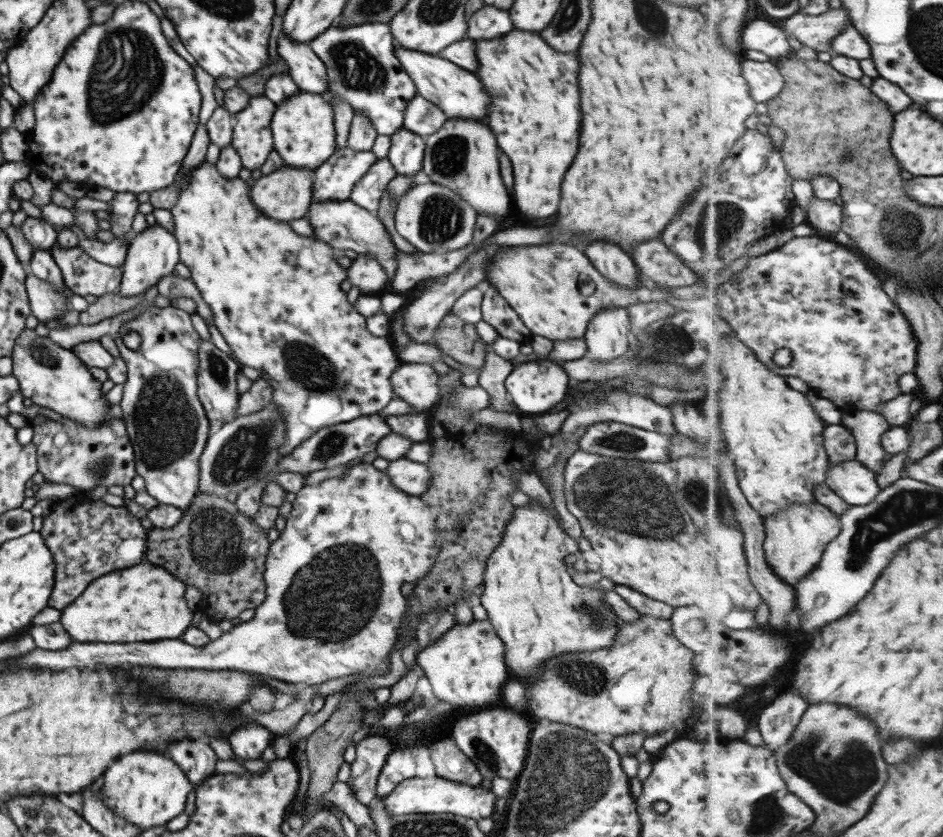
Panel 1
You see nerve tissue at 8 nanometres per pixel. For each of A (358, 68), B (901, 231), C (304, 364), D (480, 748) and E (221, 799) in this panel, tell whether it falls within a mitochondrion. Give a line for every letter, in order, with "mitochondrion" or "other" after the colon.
A: mitochondrion
B: mitochondrion
C: mitochondrion
D: mitochondrion
E: other

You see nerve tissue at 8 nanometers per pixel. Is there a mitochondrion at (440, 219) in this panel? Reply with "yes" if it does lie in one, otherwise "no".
yes

